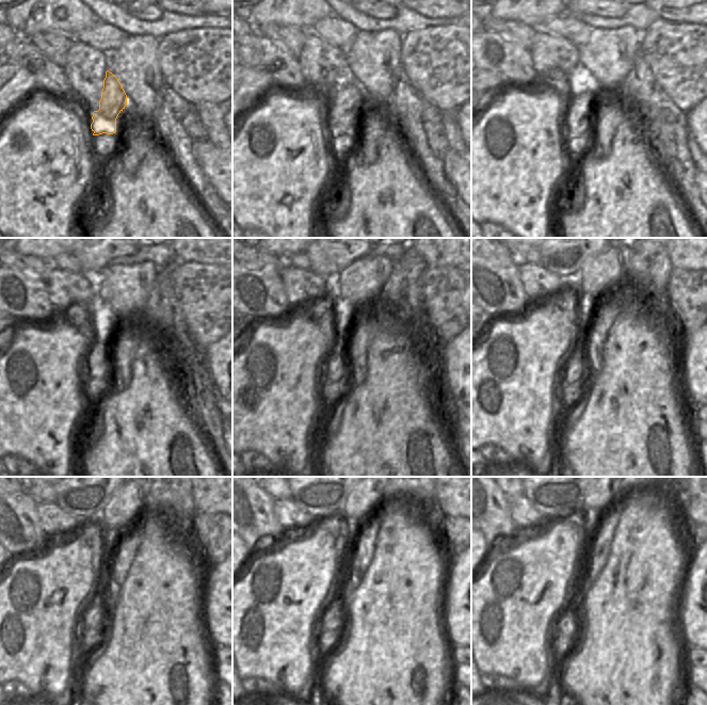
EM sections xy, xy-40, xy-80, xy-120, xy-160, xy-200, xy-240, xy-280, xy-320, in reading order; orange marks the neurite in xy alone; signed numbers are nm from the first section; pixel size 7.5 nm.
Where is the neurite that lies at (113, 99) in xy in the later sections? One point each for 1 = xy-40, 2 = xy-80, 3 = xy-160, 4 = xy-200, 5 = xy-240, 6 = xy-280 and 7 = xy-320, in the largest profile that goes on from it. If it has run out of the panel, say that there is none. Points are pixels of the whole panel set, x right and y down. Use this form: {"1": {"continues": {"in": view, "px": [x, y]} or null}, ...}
{"1": {"continues": {"in": "xy-40", "px": [343, 117]}}, "2": {"continues": {"in": "xy-80", "px": [579, 117]}}, "3": {"continues": {"in": "xy-160", "px": [336, 358]}}, "4": {"continues": {"in": "xy-200", "px": [574, 366]}}, "5": {"continues": {"in": "xy-240", "px": [97, 603]}}, "6": {"continues": {"in": "xy-280", "px": [326, 622]}}, "7": {"continues": {"in": "xy-320", "px": [565, 624]}}}

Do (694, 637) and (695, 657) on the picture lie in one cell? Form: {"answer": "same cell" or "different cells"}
{"answer": "different cells"}

